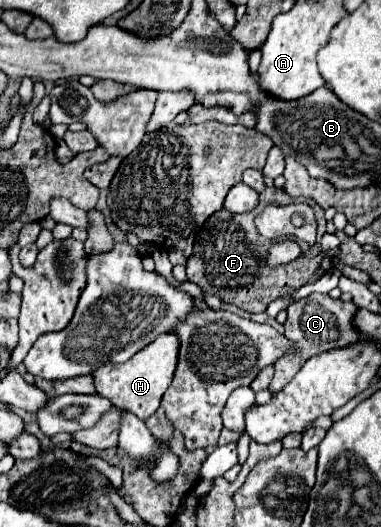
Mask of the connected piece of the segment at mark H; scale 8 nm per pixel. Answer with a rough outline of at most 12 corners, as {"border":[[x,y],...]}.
{"border":[[177,334],[93,372],[97,394],[147,420],[173,380]]}

